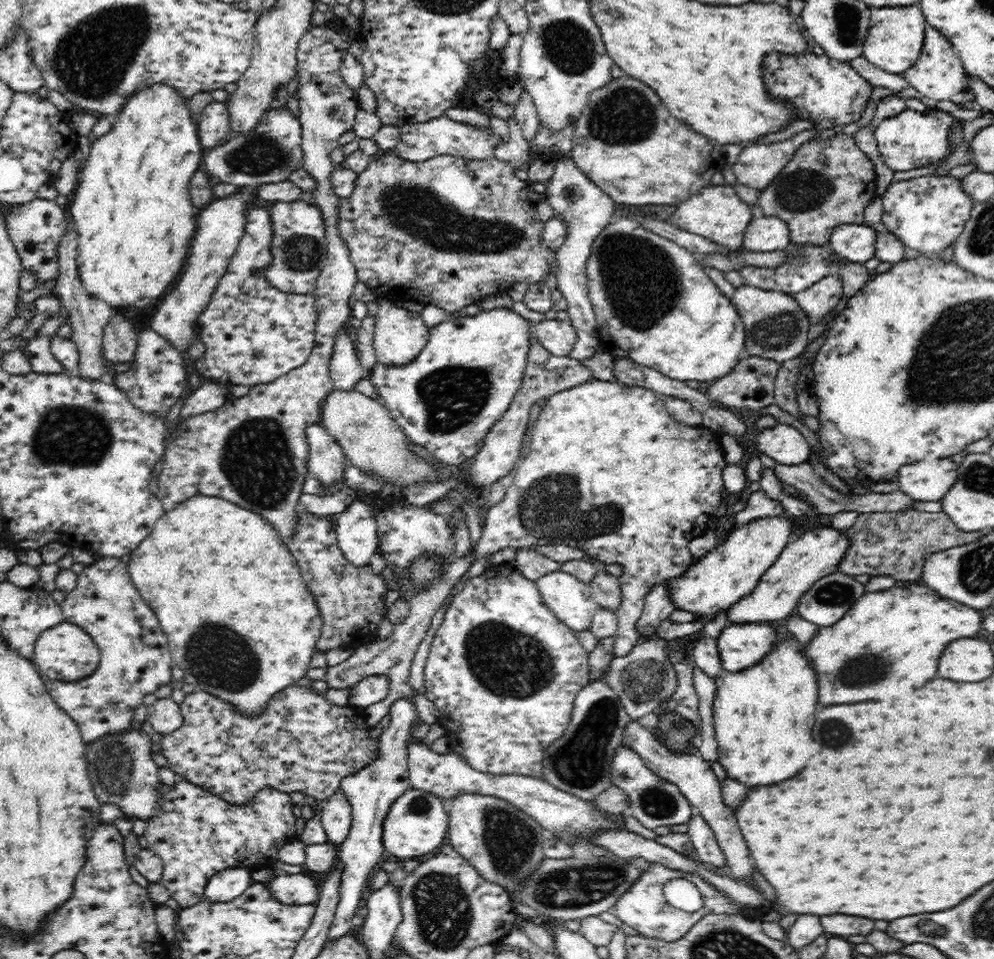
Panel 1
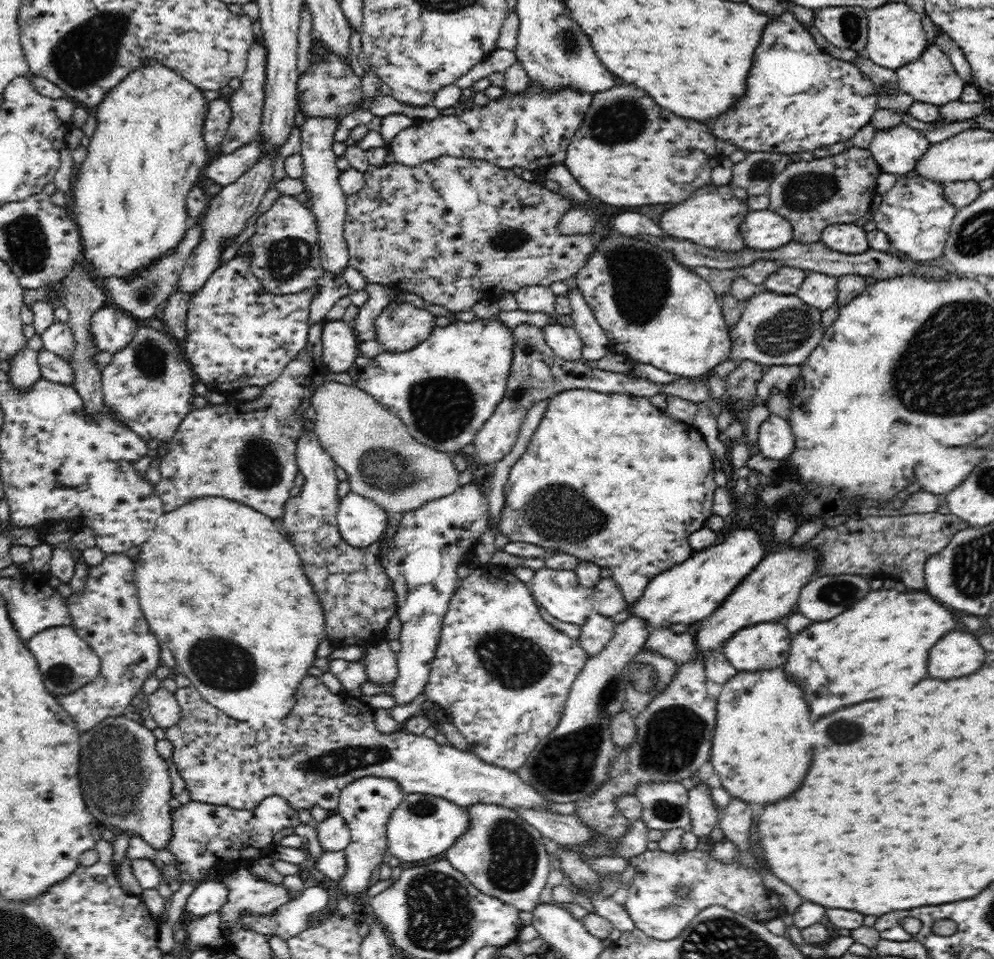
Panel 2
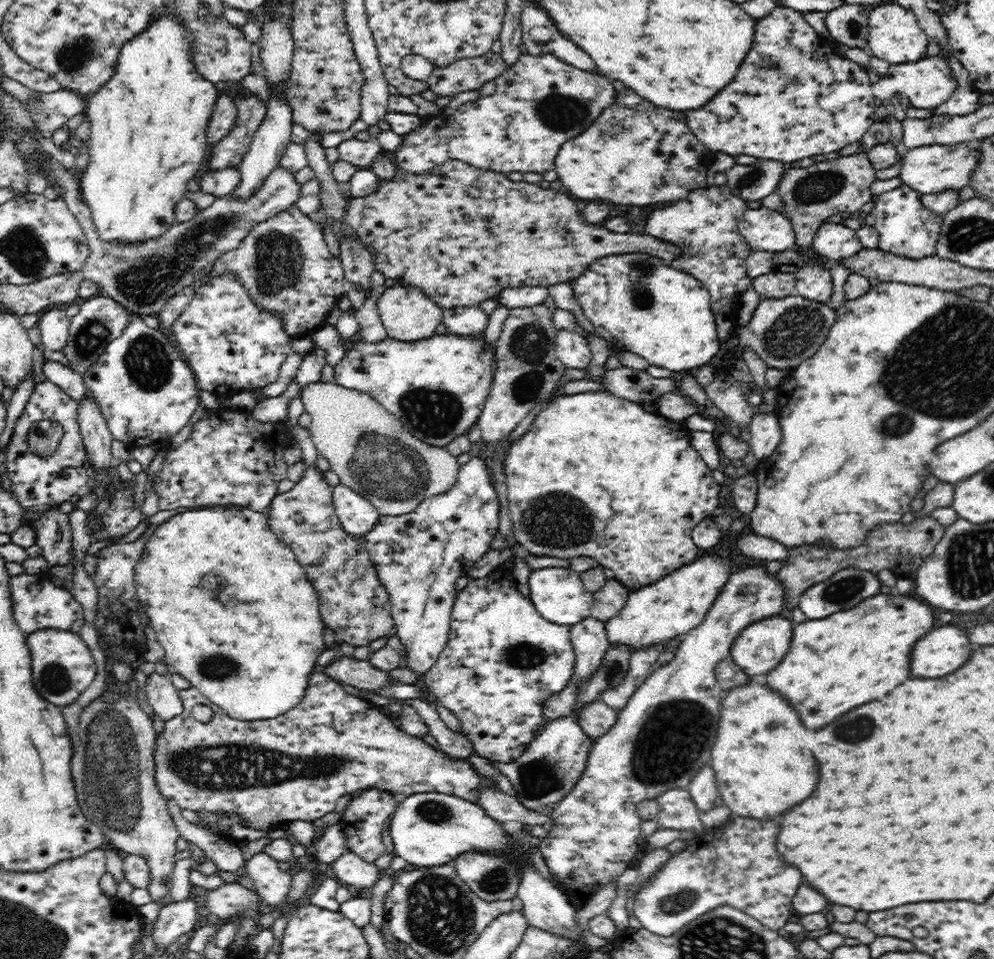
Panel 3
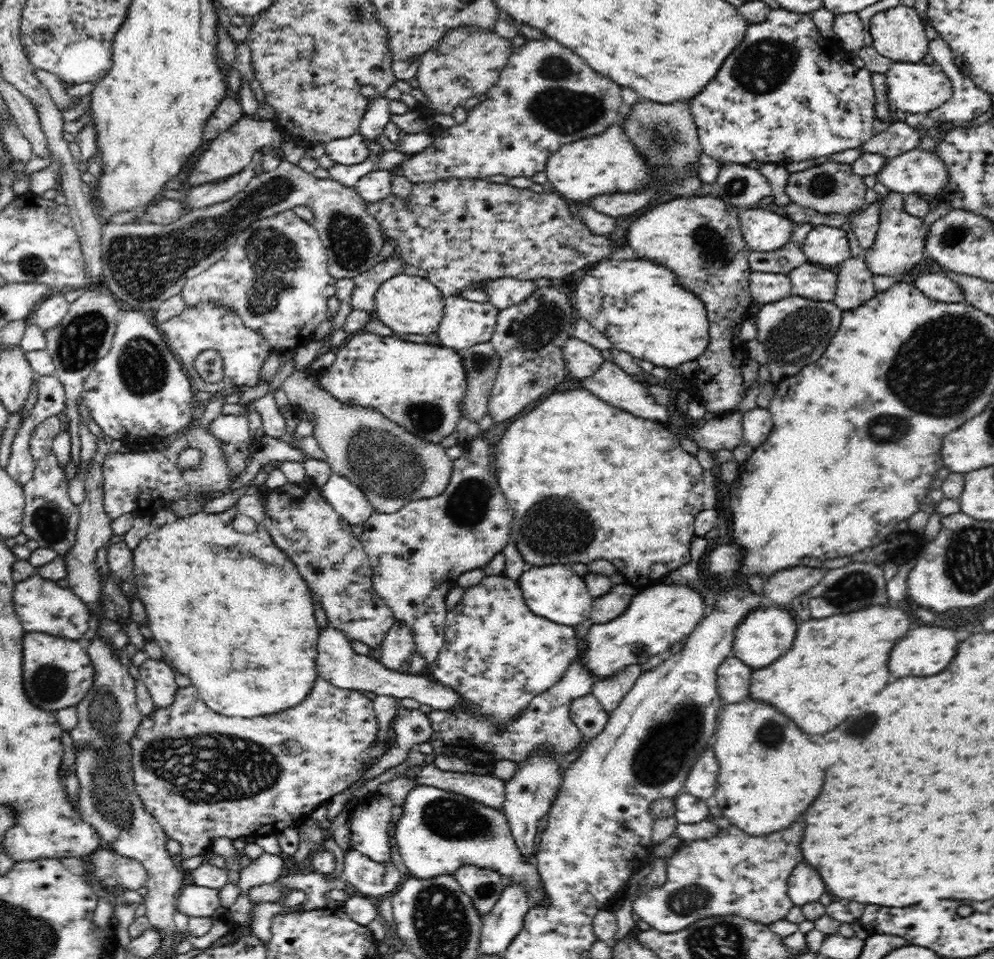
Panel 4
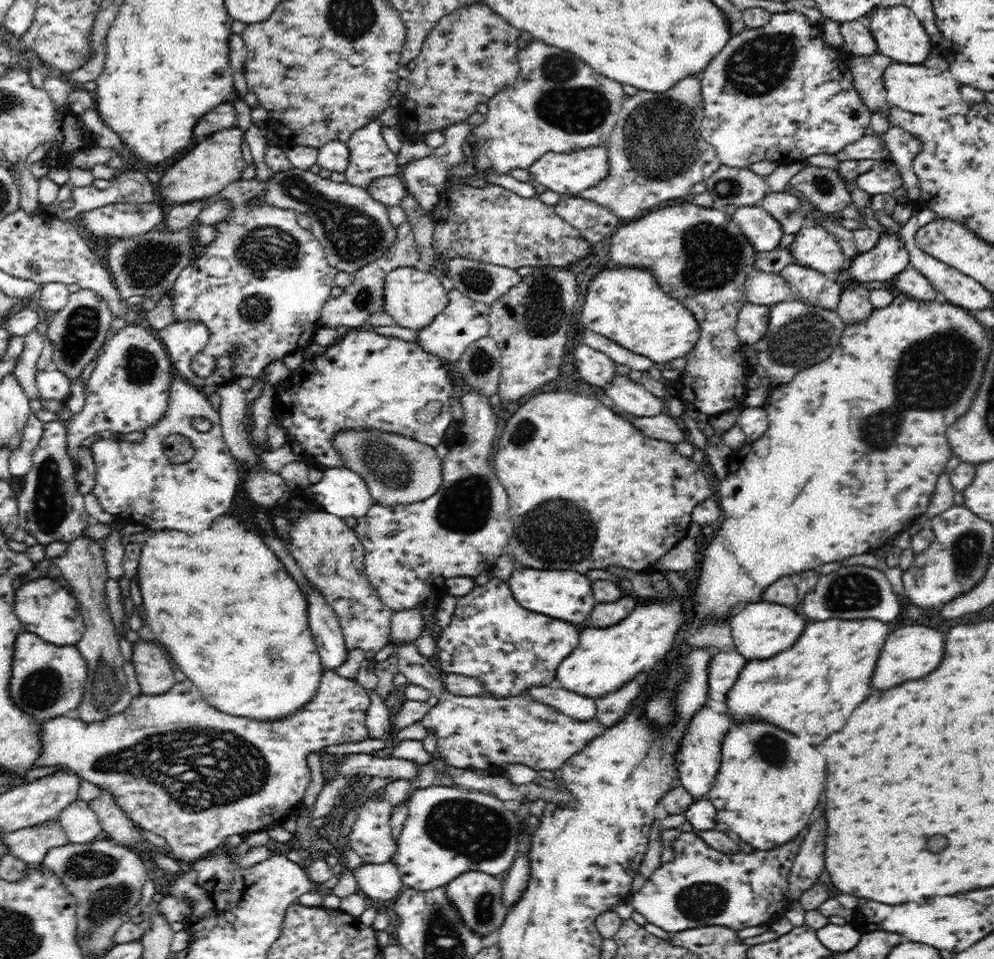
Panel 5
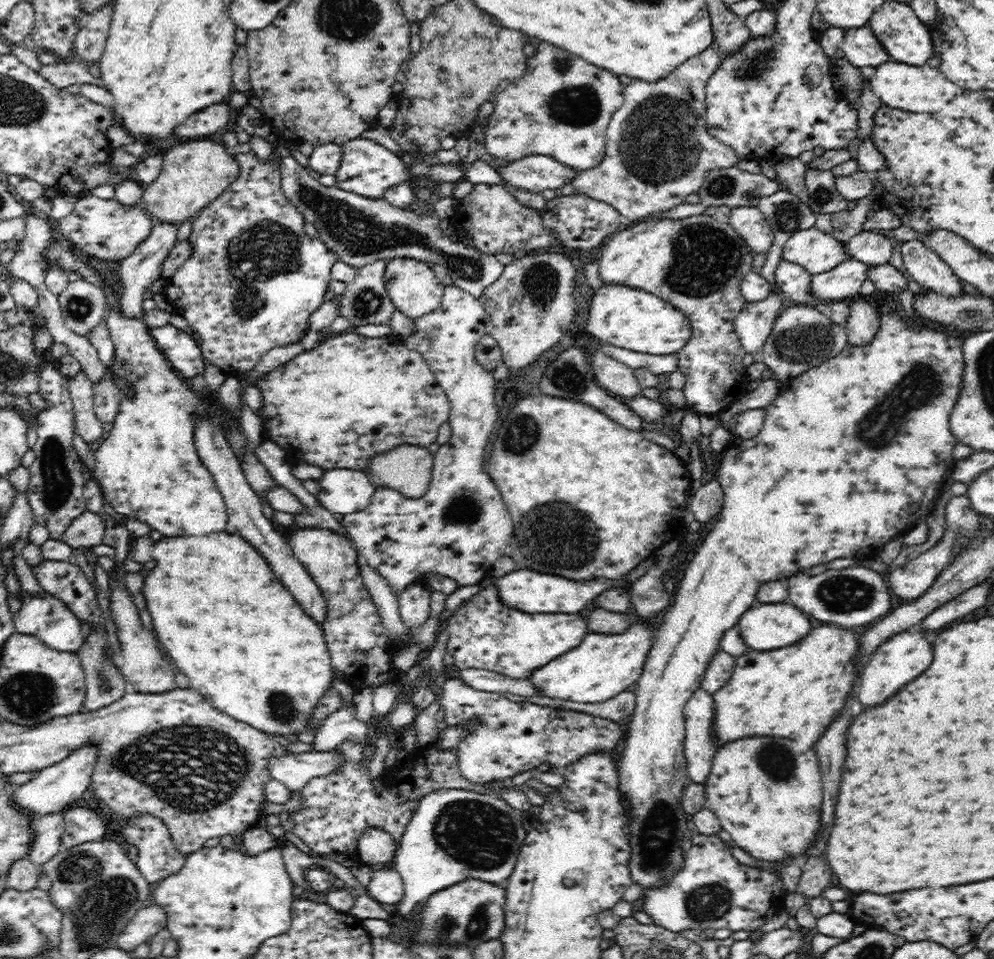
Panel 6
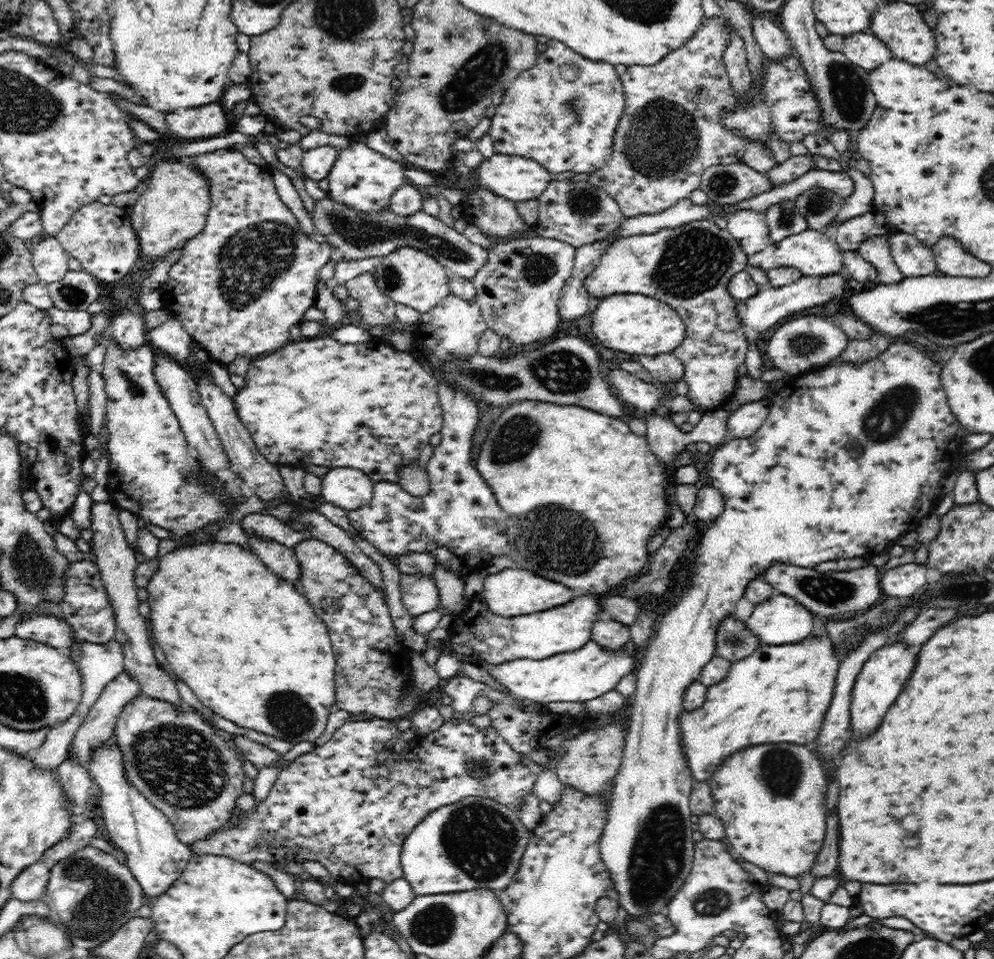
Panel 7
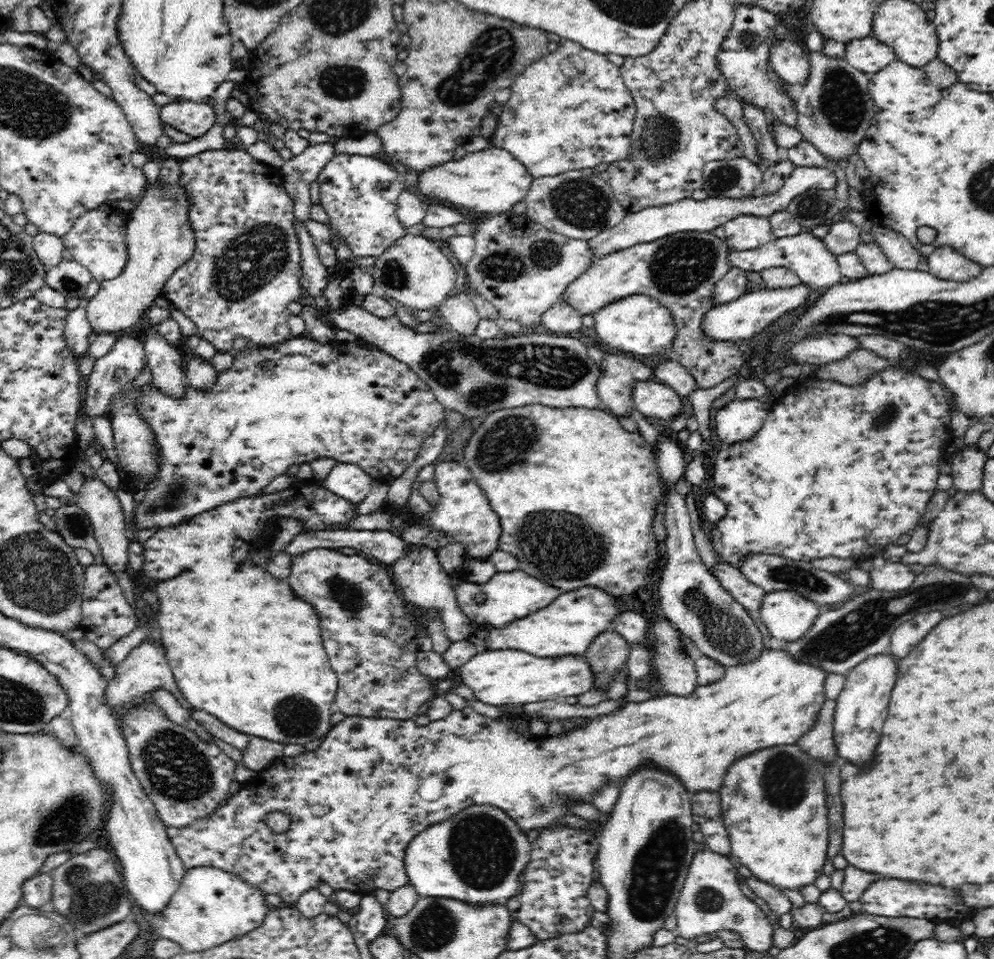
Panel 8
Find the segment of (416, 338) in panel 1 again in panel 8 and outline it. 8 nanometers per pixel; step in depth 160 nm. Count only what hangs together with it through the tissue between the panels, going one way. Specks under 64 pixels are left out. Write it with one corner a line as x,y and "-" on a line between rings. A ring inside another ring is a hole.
413,233
395,240
382,254
375,257
375,263
368,271
373,276
374,295
396,300
406,307
418,310
435,309
449,299
458,278
448,256
426,237

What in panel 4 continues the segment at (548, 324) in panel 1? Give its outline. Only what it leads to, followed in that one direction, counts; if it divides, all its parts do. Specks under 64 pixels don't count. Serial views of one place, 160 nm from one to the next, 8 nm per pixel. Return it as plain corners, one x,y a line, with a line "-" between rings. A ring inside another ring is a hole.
570,337
564,342
562,356
567,369
578,379
592,376
605,361
600,349
576,337

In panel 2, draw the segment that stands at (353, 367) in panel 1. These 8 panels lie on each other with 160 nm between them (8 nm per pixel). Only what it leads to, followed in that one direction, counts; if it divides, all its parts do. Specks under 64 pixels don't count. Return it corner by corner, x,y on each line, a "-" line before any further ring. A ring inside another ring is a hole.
342,319
326,321
322,331
323,367
330,374
348,372
360,355
353,328

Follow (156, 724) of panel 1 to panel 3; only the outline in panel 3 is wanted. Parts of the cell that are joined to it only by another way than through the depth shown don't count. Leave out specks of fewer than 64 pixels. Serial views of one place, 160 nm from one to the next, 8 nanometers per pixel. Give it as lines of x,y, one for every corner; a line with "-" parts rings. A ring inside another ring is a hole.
154,673
147,678
144,689
147,702
152,706
154,714
165,723
183,711
182,701
169,679
169,674

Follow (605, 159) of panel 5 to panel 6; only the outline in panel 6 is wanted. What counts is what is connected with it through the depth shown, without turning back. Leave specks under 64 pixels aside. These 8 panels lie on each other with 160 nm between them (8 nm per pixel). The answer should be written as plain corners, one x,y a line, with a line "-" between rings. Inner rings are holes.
546,155
528,156
497,171
513,188
526,188
537,193
571,184
580,172

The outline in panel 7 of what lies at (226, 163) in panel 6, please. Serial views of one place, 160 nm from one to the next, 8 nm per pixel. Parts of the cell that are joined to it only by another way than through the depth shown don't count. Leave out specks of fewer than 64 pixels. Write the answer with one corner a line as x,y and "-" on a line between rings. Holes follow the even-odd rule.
177,160
175,162
161,161
149,170
148,177
144,181
145,189
143,195
139,196
136,204
130,207
130,213
133,220
133,229
137,232
137,237
139,238
141,260
147,258
147,260
156,262
160,258
164,258
170,250
183,248
186,240
190,240
192,236
202,232
212,201
210,183
207,176
199,168
188,164
185,160

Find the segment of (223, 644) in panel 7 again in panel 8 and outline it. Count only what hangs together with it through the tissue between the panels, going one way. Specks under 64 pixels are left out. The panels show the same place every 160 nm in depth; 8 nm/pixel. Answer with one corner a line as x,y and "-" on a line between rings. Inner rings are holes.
320,480
296,482
289,488
286,488
286,490
282,490
282,492
268,494
268,496
260,493
259,495
252,495
252,497
244,497
242,500
234,502
234,504
224,504
224,506
220,506
216,510
193,516
192,519
188,519
179,525
162,527
152,538
143,542
145,548
144,556
146,557
144,558
144,576
155,581
154,591
156,598
158,598
158,602
162,602
160,608
158,608
158,616
156,616
156,622
160,626
159,643
162,642
162,646
164,646
166,660
168,665
170,665
176,684
183,694
185,704
194,709
204,710
208,714
212,714
212,716
215,716
218,720
221,720
224,724
238,732
259,736
274,742
281,742
285,745
305,745
327,734
328,730
330,730
330,715
335,710
333,702
339,678
330,664
328,653
324,652
322,632
320,632
321,624
318,616
316,616
317,612
309,602
302,600
293,591
286,579
272,576
265,570
264,565
253,564
250,553
255,549
263,548
268,550
270,541
275,534
277,519
295,518
296,520
302,520
304,522
304,531
341,530
349,520
357,517
354,514
356,507
355,504
347,502
344,497
329,492

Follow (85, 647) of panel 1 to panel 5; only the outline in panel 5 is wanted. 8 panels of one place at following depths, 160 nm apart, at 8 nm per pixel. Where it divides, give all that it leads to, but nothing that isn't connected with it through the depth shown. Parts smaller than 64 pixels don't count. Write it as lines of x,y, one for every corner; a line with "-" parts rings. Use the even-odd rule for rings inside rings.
27,631
16,638
10,690
20,710
42,721
70,715
82,703
86,681
87,662
77,645
56,646

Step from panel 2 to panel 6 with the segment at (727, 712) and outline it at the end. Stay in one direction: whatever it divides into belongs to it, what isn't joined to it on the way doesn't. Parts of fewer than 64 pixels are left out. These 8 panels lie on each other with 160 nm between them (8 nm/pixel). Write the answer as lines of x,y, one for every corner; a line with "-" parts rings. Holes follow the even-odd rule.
756,736
728,742
713,758
712,772
705,782
708,808
716,813
722,828
732,836
732,842
755,859
778,862
790,856
801,861
800,854
814,842
820,828
822,808
822,780
818,756
814,750
802,750
794,740
776,736

